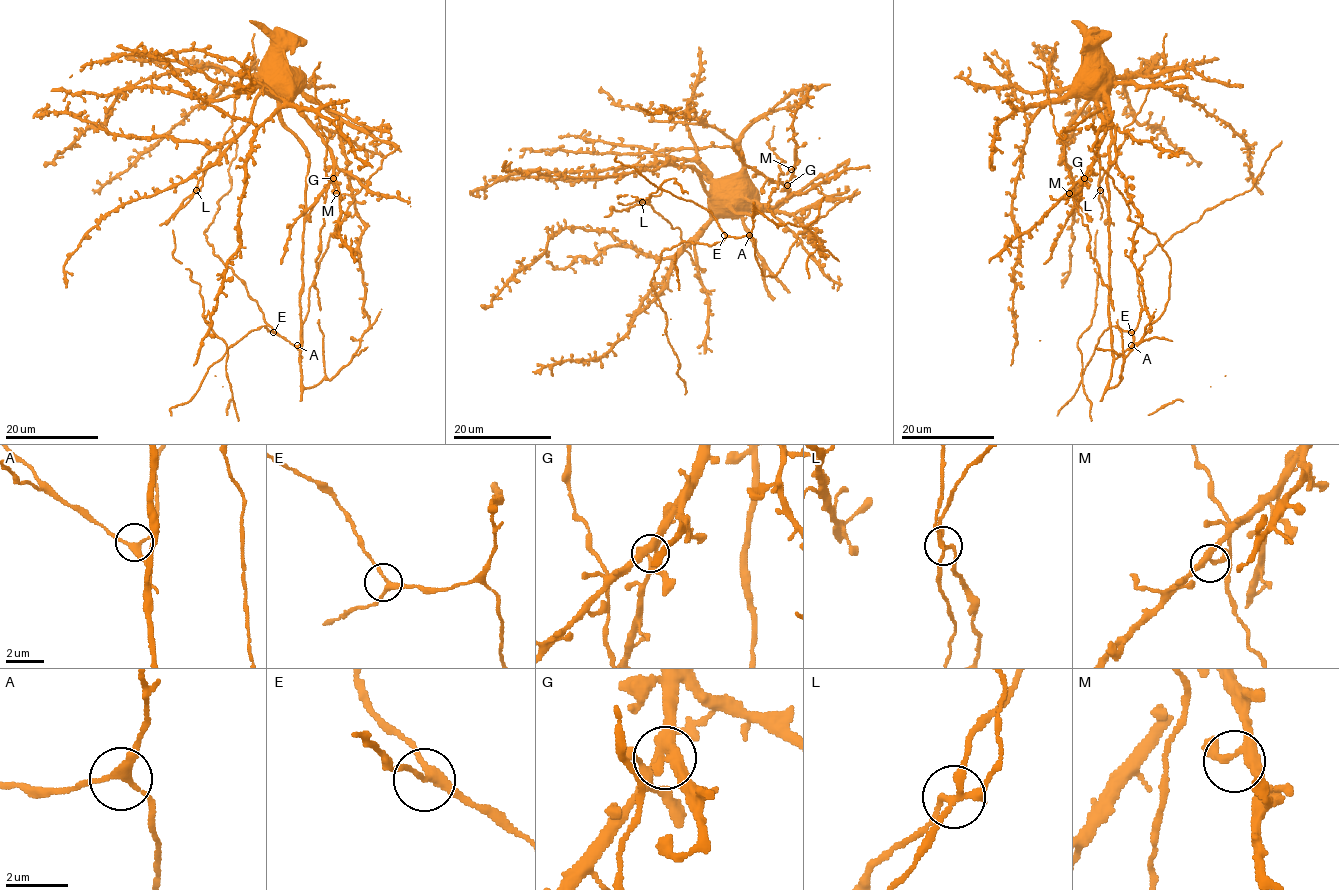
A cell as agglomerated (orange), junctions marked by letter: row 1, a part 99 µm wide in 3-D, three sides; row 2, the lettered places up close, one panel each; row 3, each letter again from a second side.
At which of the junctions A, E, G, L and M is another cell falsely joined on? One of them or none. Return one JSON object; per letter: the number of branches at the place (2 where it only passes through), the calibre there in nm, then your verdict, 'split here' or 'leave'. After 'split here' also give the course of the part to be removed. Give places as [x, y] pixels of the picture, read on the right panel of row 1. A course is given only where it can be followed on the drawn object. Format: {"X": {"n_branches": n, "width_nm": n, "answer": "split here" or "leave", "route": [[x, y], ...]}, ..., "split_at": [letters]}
{"A": {"n_branches": 3, "width_nm": 240, "answer": "leave"}, "E": {"n_branches": 3, "width_nm": 240, "answer": "leave"}, "G": {"n_branches": 4, "width_nm": 340, "answer": "leave"}, "L": {"n_branches": 4, "width_nm": 240, "answer": "split here", "route": [[1100, 189], [1100, 163], [1094, 152], [1088, 150]]}, "M": {"n_branches": 3, "width_nm": 240, "answer": "leave"}, "split_at": ["L"]}

